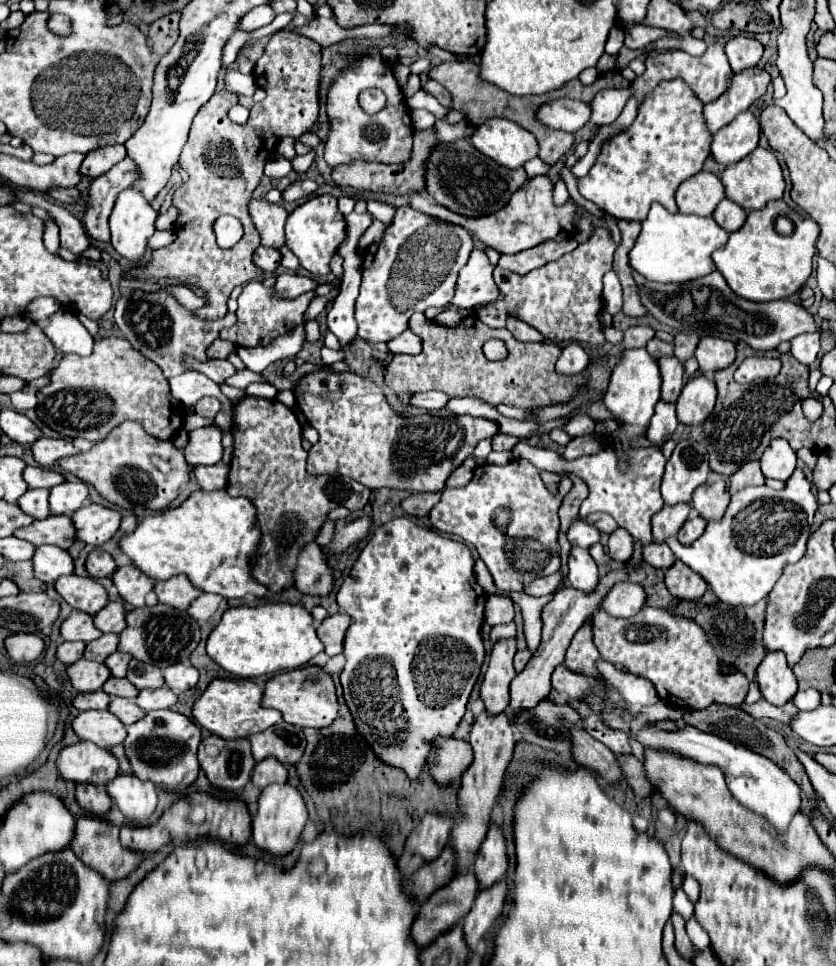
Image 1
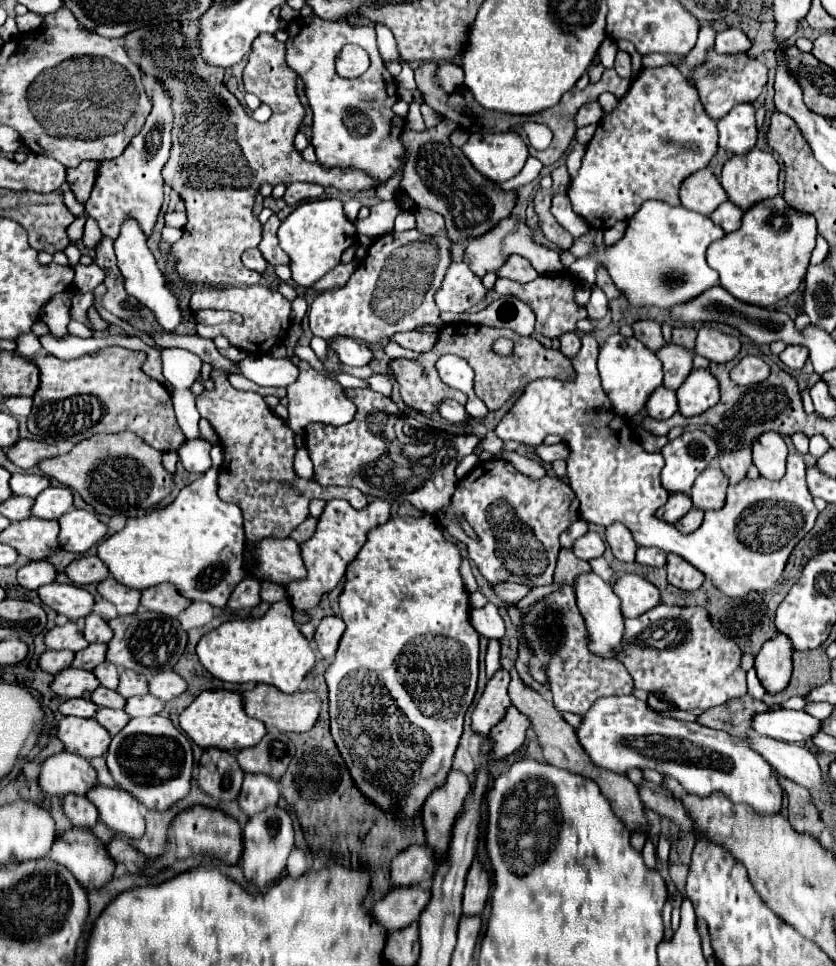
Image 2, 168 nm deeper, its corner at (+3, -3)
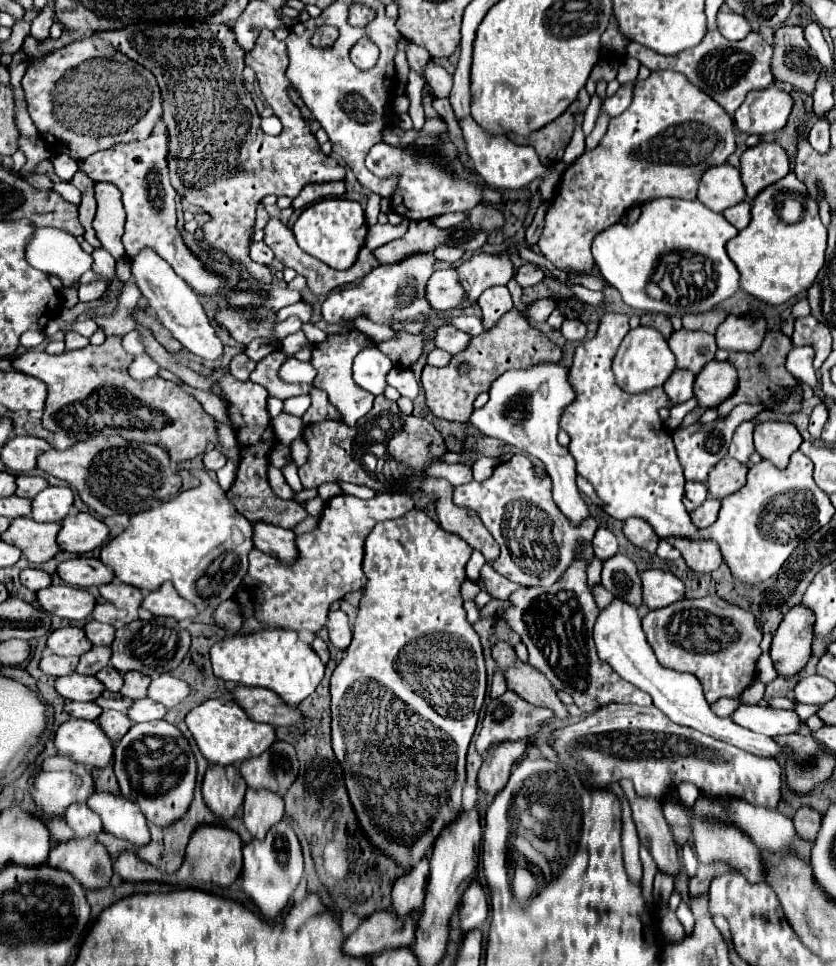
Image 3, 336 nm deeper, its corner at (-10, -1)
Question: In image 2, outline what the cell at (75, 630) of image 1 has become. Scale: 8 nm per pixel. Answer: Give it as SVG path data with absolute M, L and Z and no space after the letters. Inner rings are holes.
M67 622L65 626L55 626L45 634L45 646L49 650L71 650L79 652L89 646L77 622Z

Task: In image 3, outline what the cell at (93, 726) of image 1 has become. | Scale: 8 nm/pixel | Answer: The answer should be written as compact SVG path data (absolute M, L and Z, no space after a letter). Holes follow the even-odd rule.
M70 718L56 730L54 744L60 754L86 768L104 768L114 756L114 744L96 720Z

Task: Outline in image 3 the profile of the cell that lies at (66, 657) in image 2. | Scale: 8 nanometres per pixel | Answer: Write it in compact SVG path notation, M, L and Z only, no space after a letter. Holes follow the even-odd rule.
M44 654L44 658L40 660L40 670L48 676L68 676L76 670L76 664L78 664L78 658L76 656L56 656L56 654Z

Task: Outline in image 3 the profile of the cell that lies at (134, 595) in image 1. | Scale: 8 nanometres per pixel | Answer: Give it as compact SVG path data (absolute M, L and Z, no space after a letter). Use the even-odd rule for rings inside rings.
M114 580L110 584L104 584L100 588L100 594L118 608L118 612L120 612L118 620L122 620L124 624L138 618L138 608L140 608L142 598L144 598L138 588Z

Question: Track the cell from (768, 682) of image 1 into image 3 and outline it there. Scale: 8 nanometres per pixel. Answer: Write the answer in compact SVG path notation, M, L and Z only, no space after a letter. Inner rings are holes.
M794 606L790 614L782 620L782 626L774 632L770 658L776 666L778 676L790 678L798 674L810 660L810 644L812 644L812 626L814 614L804 606Z

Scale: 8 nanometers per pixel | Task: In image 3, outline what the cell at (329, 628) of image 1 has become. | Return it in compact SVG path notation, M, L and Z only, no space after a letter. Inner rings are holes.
M336 610L336 612L328 614L326 628L330 632L330 642L334 644L334 648L346 650L350 646L350 642L352 642L352 628L350 628L348 616L342 610Z

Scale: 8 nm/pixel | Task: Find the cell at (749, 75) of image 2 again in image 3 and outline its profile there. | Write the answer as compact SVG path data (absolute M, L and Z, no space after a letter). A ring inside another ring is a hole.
M708 32L698 46L690 50L682 50L672 56L664 56L650 48L630 42L624 54L636 58L640 64L648 66L650 70L676 70L686 74L688 80L692 80L692 84L696 84L702 92L706 92L712 100L716 100L722 108L726 108L728 114L734 114L734 110L744 102L750 90L764 90L774 82L774 74L770 68L772 46L766 44L758 32L752 32L738 42L730 42L722 38L720 32Z

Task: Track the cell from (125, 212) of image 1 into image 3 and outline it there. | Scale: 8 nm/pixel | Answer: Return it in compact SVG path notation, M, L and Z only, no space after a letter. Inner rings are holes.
M144 248L130 260L130 268L132 268L134 284L140 288L142 296L148 300L148 308L158 318L158 322L164 328L168 328L172 336L192 354L204 360L218 360L222 356L222 342L216 336L216 330L210 324L196 292L170 268L170 264L162 260L154 250Z

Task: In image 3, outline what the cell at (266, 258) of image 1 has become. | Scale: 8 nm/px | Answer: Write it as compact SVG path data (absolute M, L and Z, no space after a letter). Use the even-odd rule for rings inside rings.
M254 242L252 246L250 246L250 258L254 260L254 262L260 262L260 264L264 264L264 266L270 266L270 262L274 260L274 252L264 244L264 242Z

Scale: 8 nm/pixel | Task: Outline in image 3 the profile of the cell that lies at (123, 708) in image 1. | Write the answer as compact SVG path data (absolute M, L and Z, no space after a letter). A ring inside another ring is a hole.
M104 710L104 712L100 714L98 722L100 722L102 730L106 730L106 734L108 734L108 738L110 738L112 742L120 742L122 736L124 736L124 734L130 730L130 726L132 726L130 718L128 718L124 712L118 712L118 710Z

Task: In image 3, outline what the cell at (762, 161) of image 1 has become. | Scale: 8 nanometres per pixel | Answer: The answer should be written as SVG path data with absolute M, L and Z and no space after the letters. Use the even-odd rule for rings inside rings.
M760 142L740 156L740 176L748 202L752 202L766 186L782 180L788 172L788 154L780 144Z

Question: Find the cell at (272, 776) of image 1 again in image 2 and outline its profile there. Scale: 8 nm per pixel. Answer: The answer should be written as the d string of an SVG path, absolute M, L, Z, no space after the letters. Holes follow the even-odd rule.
M245 774L239 794L239 808L247 818L255 816L257 812L263 812L269 806L277 806L277 802L279 788L273 778L265 774Z

